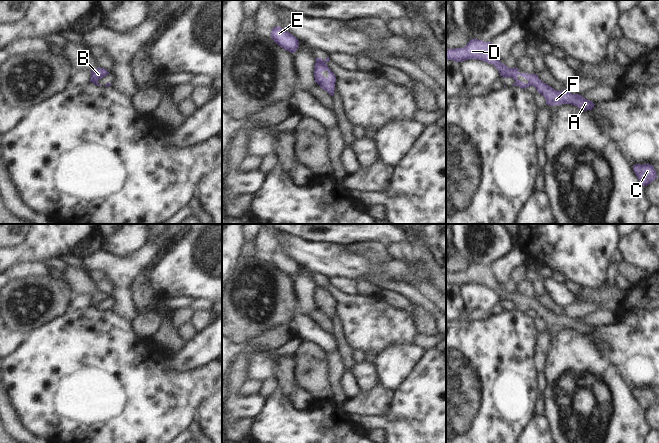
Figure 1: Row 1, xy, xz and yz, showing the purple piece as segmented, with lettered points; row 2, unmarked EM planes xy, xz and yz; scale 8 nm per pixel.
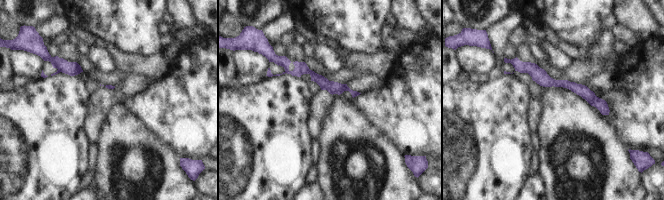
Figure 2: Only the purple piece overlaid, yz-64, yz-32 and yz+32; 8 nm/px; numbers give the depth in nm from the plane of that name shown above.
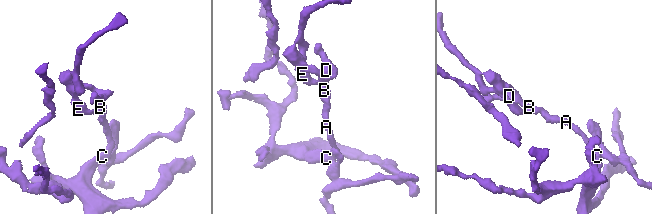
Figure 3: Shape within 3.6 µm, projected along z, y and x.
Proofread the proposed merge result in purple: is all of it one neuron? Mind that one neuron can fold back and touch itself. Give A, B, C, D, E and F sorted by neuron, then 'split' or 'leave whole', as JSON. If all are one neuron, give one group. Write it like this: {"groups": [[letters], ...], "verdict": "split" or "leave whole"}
{"groups": [["A", "B", "C", "D", "F"], ["E"]], "verdict": "split"}

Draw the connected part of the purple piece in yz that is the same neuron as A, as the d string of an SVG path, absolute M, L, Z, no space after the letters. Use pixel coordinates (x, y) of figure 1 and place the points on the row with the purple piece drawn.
M471 39L463 48L446 49L446 60L462 62L469 59L477 59L494 65L500 76L508 76L515 80L517 86L526 89L534 86L537 92L544 96L547 105L571 104L587 111L594 108L594 103L583 98L579 94L571 94L568 91L557 91L541 81L537 74L520 73L518 68L508 68L497 58L491 42Z

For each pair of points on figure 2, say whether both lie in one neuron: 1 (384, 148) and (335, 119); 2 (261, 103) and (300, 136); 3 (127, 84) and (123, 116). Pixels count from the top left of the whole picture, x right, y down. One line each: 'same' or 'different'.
1: same
2: same
3: different

